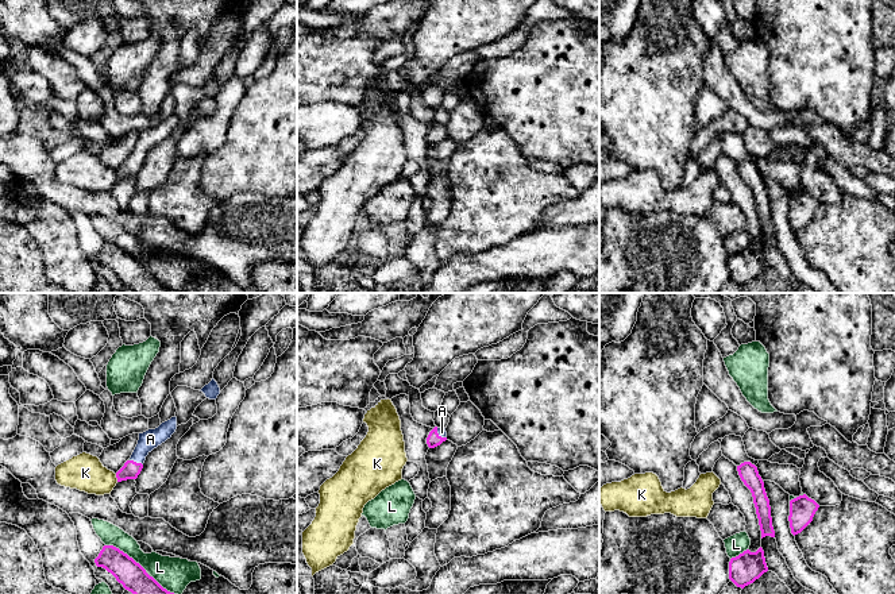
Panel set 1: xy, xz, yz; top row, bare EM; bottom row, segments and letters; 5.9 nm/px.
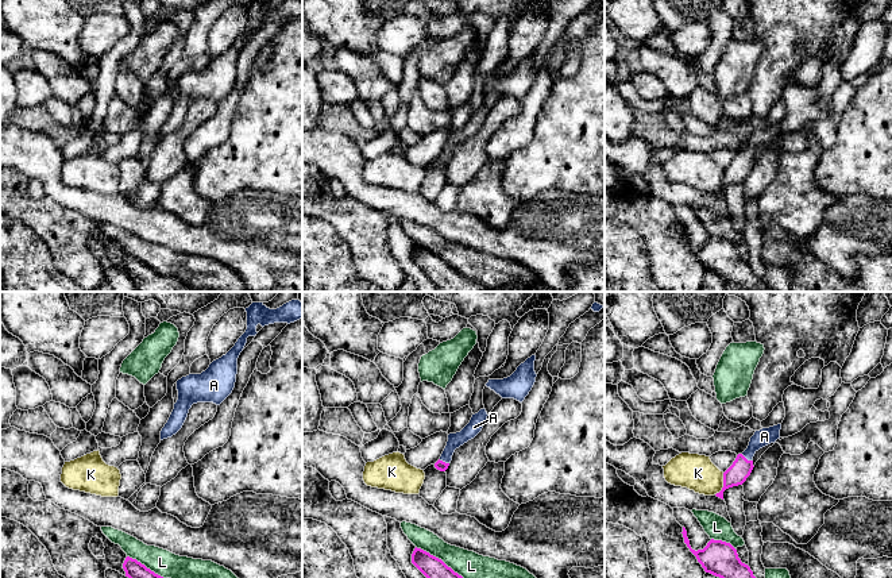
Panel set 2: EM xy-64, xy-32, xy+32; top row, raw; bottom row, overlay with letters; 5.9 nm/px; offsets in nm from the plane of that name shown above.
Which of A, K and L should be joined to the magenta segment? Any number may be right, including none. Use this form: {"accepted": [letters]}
{"accepted": ["A"]}

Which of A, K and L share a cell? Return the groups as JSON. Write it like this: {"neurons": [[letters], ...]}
{"neurons": [["A"], ["K"], ["L"]]}

